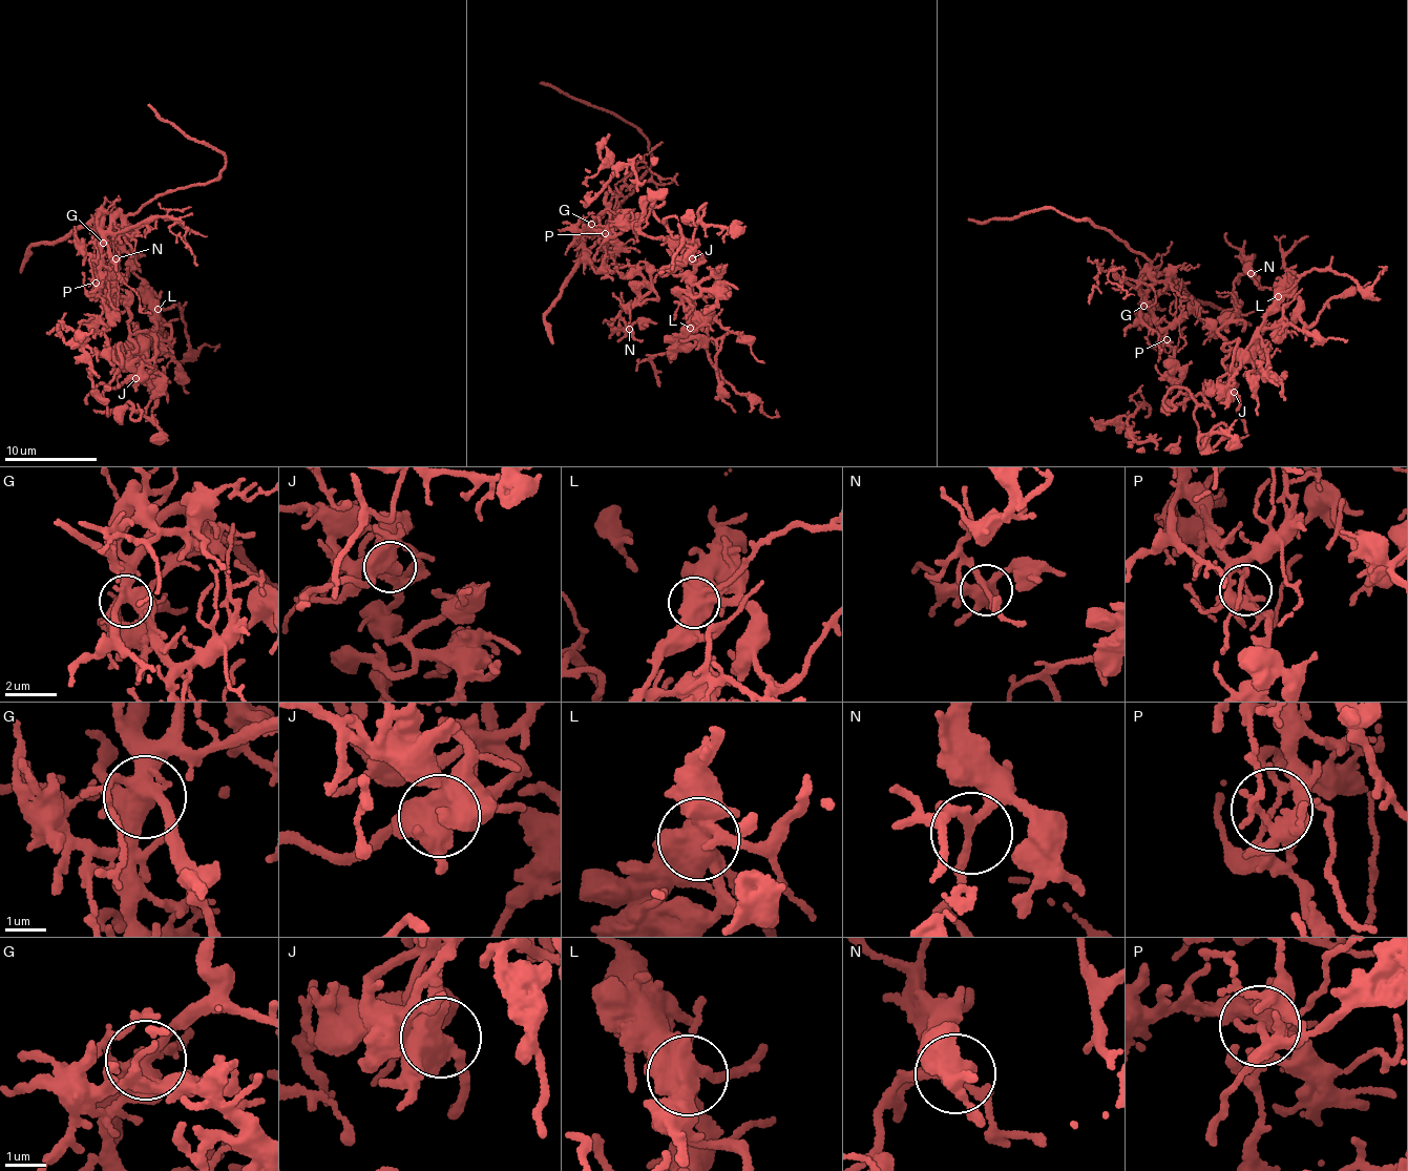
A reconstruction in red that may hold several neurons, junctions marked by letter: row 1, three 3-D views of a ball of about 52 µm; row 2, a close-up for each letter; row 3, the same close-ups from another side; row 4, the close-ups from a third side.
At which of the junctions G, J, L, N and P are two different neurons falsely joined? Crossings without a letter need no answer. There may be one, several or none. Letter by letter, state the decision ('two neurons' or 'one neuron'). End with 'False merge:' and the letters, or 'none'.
G: one neuron
J: one neuron
L: one neuron
N: one neuron
P: two neurons
False merge: P

